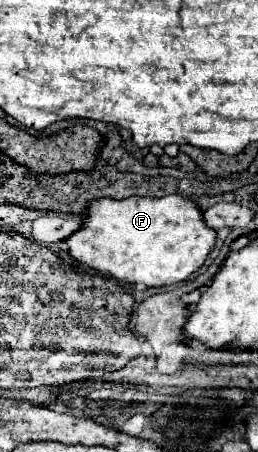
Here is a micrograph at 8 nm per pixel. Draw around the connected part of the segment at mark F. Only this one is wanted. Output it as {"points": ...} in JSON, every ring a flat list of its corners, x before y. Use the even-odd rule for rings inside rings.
{"points":[[178,194,164,198,140,198,140,196,130,196,124,200,100,198,92,200,92,204,88,204,86,210,88,212,82,220,82,226,72,236,68,236,66,242,68,254,82,266,88,266,96,272,102,272,122,282,144,284,146,288,160,288,184,282,204,264,216,240,216,232,208,228,202,220,202,210,192,200,182,198]]}

